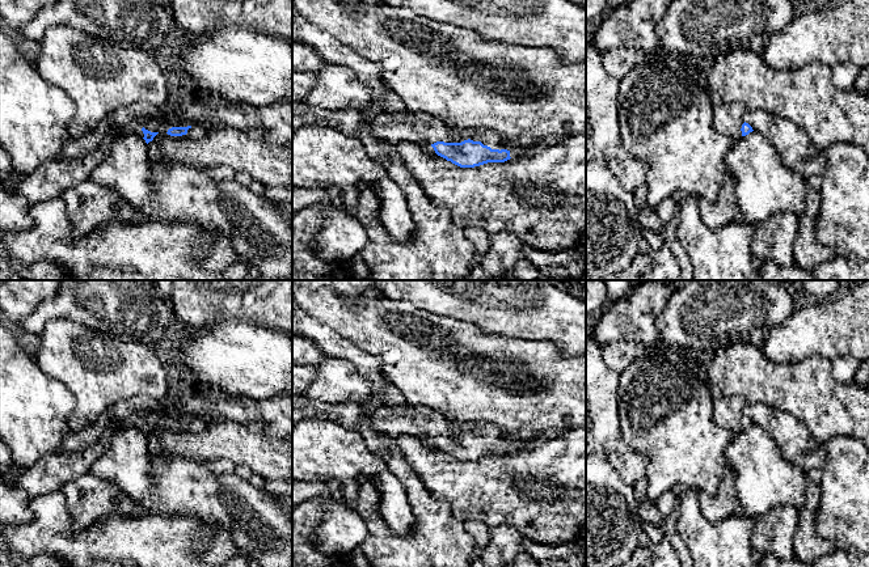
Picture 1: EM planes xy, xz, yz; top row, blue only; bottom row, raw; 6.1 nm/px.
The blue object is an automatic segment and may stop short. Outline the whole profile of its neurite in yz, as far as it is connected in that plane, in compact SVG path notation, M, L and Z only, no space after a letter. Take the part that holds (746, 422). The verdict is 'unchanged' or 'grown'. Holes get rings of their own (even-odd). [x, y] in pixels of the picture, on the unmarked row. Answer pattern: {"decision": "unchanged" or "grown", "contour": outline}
{"decision": "grown", "contour": "M716 397L713 403L714 423L734 435L748 428L754 423L743 412L744 403L741 397Z"}

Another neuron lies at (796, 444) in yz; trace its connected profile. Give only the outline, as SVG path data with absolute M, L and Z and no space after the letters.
M744 403L743 412L772 436L785 461L806 473L822 467L826 449L790 412L764 403Z

